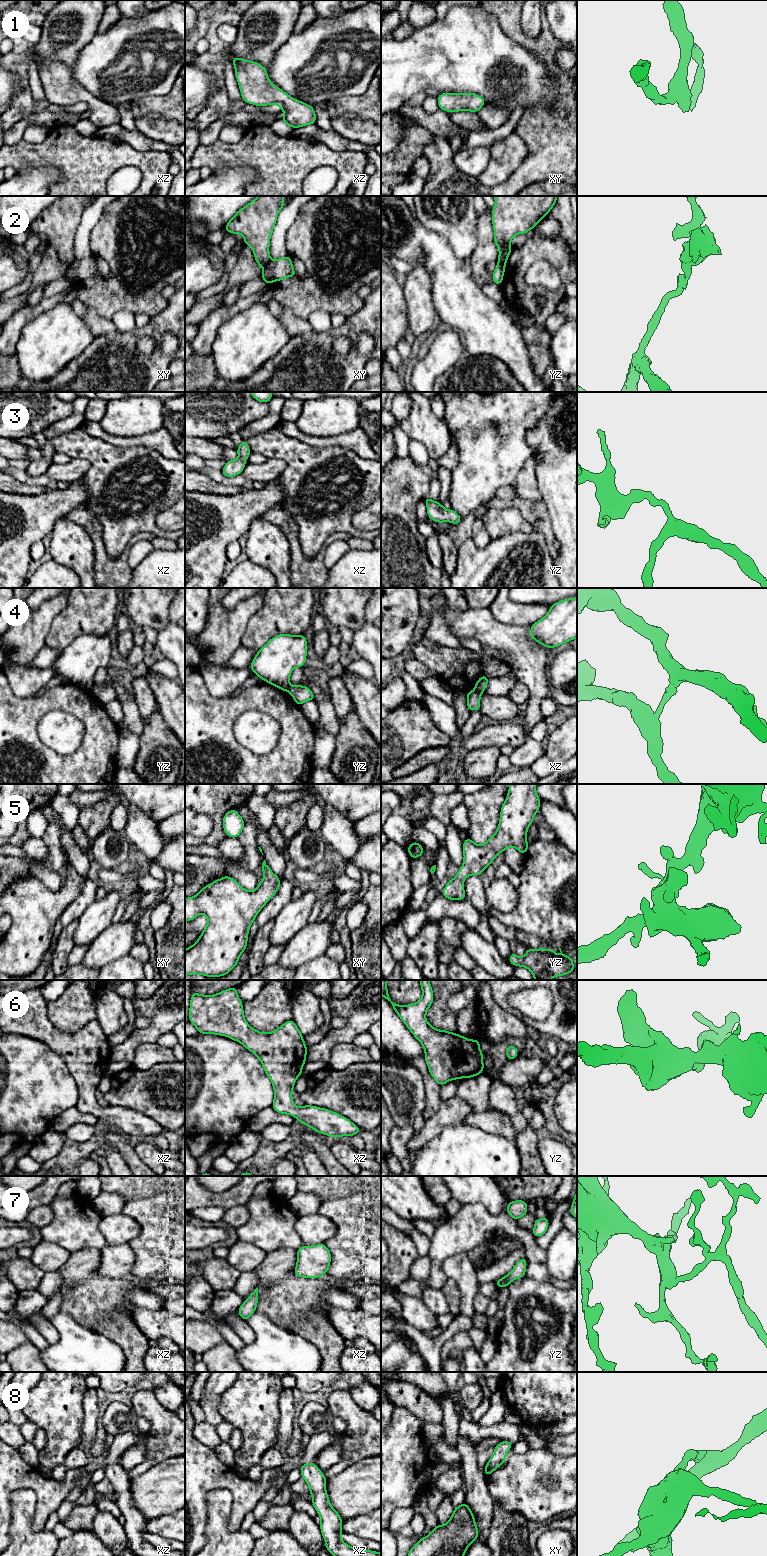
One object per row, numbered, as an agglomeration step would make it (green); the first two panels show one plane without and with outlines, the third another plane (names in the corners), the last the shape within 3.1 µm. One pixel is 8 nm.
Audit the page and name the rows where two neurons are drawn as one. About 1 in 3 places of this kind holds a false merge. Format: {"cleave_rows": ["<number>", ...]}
{"cleave_rows": ["2", "4"]}

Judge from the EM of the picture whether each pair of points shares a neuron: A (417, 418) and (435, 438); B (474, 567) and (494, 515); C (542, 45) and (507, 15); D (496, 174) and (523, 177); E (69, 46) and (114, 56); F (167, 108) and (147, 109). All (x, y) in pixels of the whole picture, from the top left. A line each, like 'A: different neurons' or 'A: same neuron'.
A: same neuron
B: different neurons
C: same neuron
D: different neurons
E: different neurons
F: same neuron

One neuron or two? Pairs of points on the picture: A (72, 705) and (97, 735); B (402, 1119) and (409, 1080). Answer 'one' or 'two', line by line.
A: one
B: one

